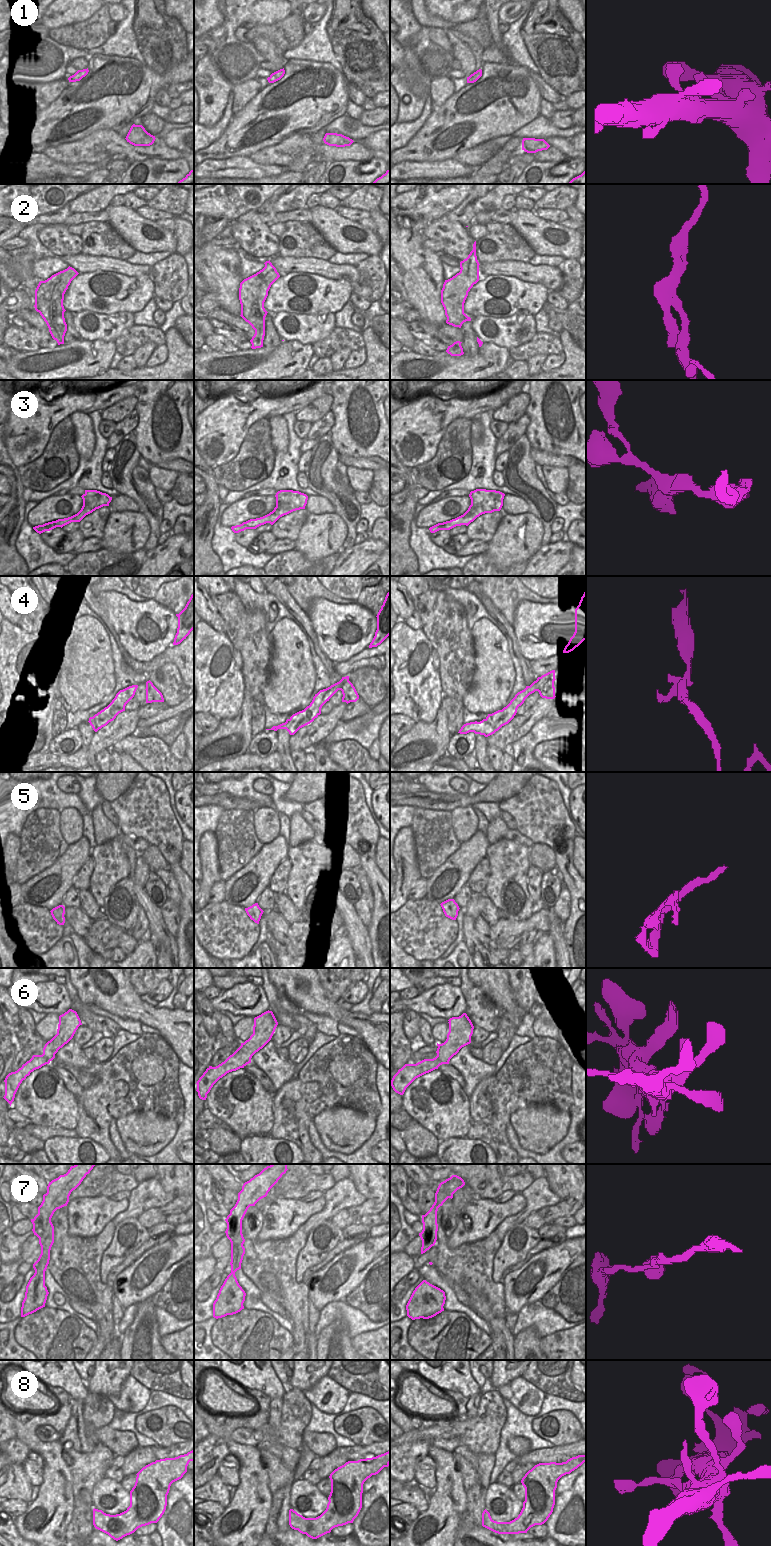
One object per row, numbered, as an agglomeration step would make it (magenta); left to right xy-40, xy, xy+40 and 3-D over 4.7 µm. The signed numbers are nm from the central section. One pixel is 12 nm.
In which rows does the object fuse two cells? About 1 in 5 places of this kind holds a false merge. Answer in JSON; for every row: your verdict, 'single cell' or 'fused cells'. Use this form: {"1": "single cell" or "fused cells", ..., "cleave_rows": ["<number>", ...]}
{"1": "single cell", "2": "fused cells", "3": "single cell", "4": "single cell", "5": "fused cells", "6": "single cell", "7": "single cell", "8": "single cell", "cleave_rows": ["2", "5"]}

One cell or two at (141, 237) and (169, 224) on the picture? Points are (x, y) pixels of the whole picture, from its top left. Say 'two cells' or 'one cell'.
two cells

